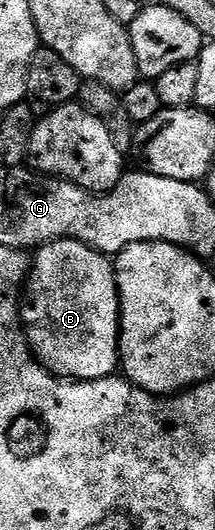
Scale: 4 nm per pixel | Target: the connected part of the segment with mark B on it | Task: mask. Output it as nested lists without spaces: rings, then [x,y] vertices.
[[[61,238],[37,247],[26,275],[26,285],[22,287],[20,313],[30,351],[51,374],[76,382],[91,382],[109,378],[119,369],[118,285],[113,261],[99,250],[71,238]]]

